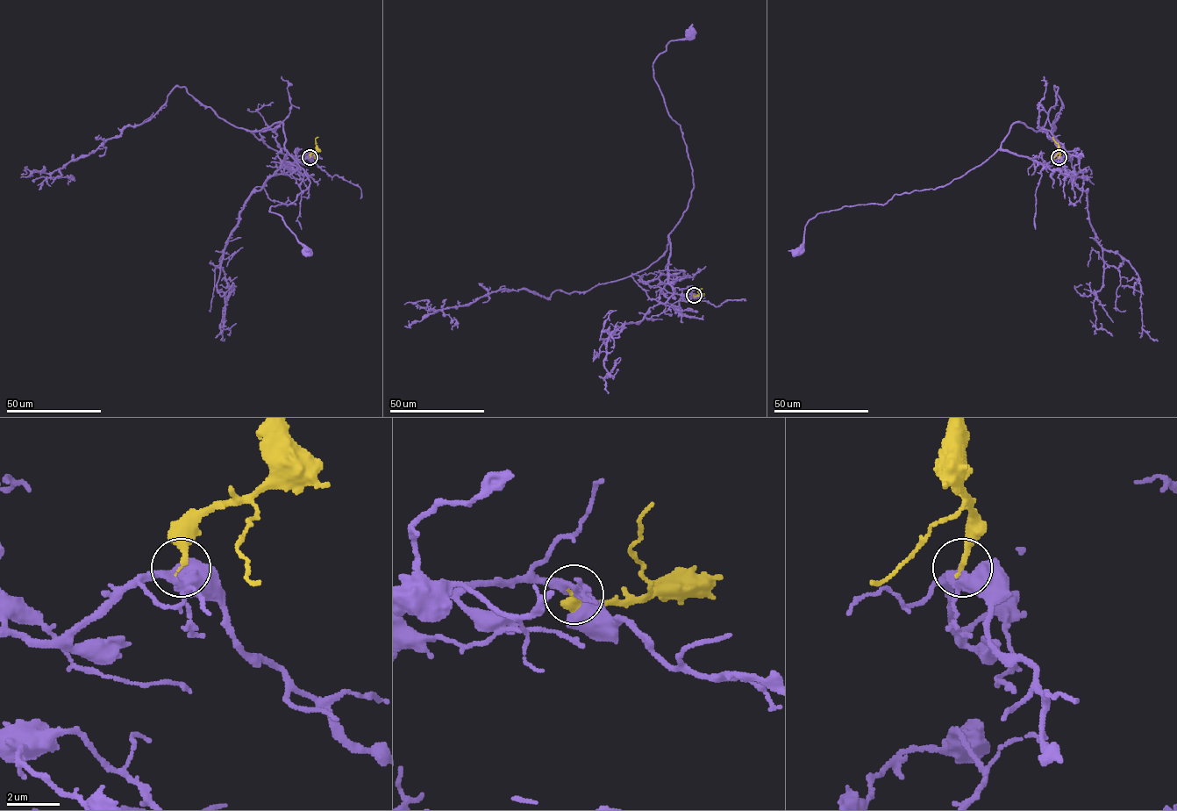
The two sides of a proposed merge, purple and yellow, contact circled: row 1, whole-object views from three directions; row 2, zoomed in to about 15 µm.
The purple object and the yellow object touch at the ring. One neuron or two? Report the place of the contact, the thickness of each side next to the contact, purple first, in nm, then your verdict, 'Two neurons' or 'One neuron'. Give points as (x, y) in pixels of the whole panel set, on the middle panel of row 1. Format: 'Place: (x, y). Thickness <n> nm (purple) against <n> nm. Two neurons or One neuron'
Place: (694, 295). Thickness 220 nm (purple) against 240 nm. One neuron

